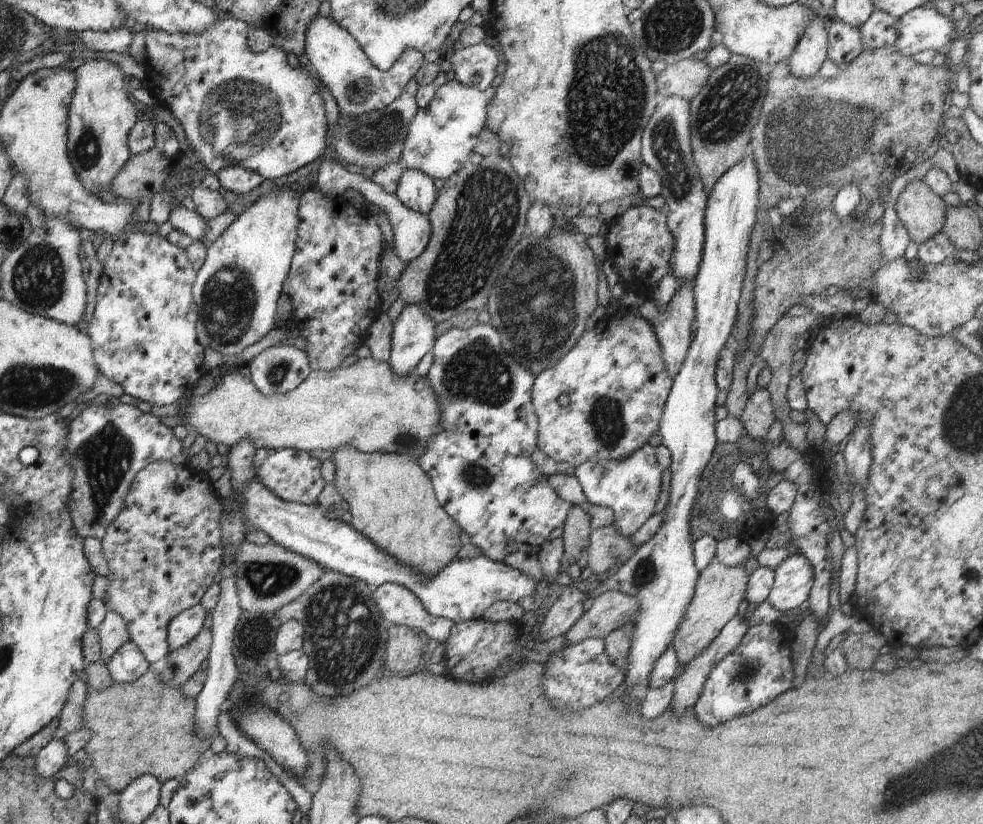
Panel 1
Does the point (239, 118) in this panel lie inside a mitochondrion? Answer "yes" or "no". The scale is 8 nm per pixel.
yes

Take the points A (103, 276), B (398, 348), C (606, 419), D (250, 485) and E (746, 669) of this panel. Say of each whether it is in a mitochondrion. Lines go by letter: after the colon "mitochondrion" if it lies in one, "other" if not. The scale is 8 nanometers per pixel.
A: other
B: other
C: mitochondrion
D: other
E: mitochondrion

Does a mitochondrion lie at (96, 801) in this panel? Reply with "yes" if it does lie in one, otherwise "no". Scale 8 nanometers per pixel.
no

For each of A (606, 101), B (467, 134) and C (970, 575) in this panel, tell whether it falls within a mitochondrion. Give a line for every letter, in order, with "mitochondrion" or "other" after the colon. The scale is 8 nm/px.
A: mitochondrion
B: other
C: other

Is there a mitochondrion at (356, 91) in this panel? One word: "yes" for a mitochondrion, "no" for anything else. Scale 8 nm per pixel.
yes

